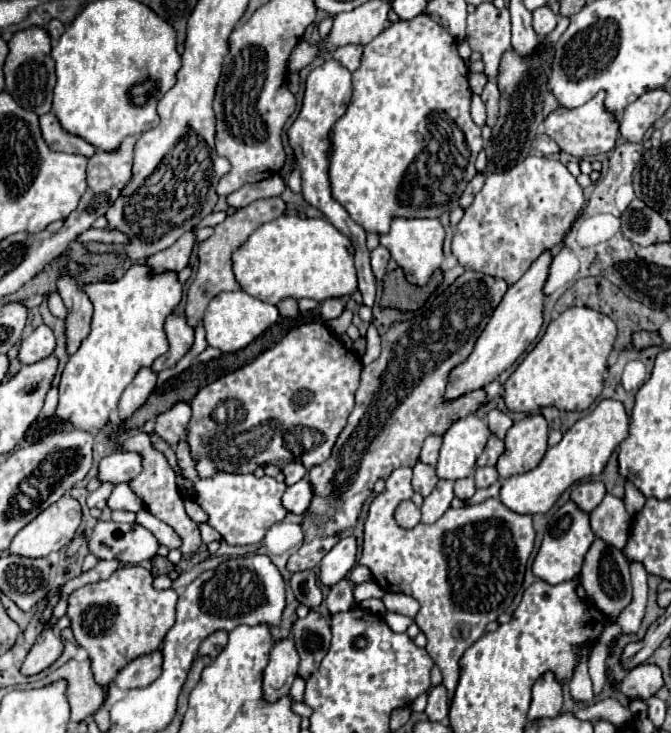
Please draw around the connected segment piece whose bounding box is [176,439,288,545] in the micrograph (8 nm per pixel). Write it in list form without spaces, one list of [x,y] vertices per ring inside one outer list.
[[[186,439],[178,441],[176,447],[176,461],[180,475],[192,481],[194,485],[194,501],[206,511],[208,515],[208,525],[214,527],[220,537],[228,545],[254,545],[260,543],[266,535],[266,531],[282,521],[286,517],[286,509],[282,505],[282,493],[286,489],[284,483],[276,481],[274,477],[254,477],[252,473],[226,473],[226,471],[216,471],[212,477],[202,479],[196,471],[196,459],[190,455],[190,445]]]

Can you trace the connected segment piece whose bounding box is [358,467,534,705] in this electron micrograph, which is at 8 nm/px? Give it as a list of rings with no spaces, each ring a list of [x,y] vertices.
[[[400,467],[386,479],[386,489],[376,495],[370,503],[368,517],[364,521],[364,545],[360,565],[372,571],[374,581],[386,592],[404,593],[420,603],[420,613],[416,615],[416,625],[426,635],[426,651],[442,671],[442,685],[448,691],[448,705],[452,703],[458,685],[458,661],[462,653],[484,635],[486,625],[496,621],[500,615],[500,605],[510,593],[520,591],[526,561],[534,547],[534,527],[530,515],[518,515],[500,505],[498,499],[488,499],[480,505],[464,505],[460,509],[450,507],[436,523],[418,523],[412,529],[402,529],[394,521],[394,509],[400,501],[411,499],[413,471],[410,467]]]

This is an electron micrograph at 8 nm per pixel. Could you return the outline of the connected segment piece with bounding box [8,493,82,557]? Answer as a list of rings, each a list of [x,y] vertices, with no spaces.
[[[66,493],[60,501],[56,501],[48,509],[44,509],[34,521],[30,521],[24,529],[20,529],[16,533],[16,537],[12,539],[12,545],[8,551],[14,555],[20,555],[20,557],[48,557],[50,553],[60,551],[64,545],[68,545],[74,539],[80,519],[82,519],[82,513],[80,513],[78,501]]]

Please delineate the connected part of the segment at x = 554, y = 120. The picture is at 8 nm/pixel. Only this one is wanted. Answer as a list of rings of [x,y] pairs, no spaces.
[[[606,91],[596,93],[590,101],[586,101],[580,107],[574,109],[566,109],[566,107],[558,107],[554,109],[546,119],[544,119],[544,127],[542,131],[552,137],[562,151],[584,159],[584,157],[592,157],[592,155],[600,155],[606,151],[612,151],[616,147],[616,141],[620,137],[620,119],[616,115],[612,115],[606,107],[604,107],[604,97]]]

